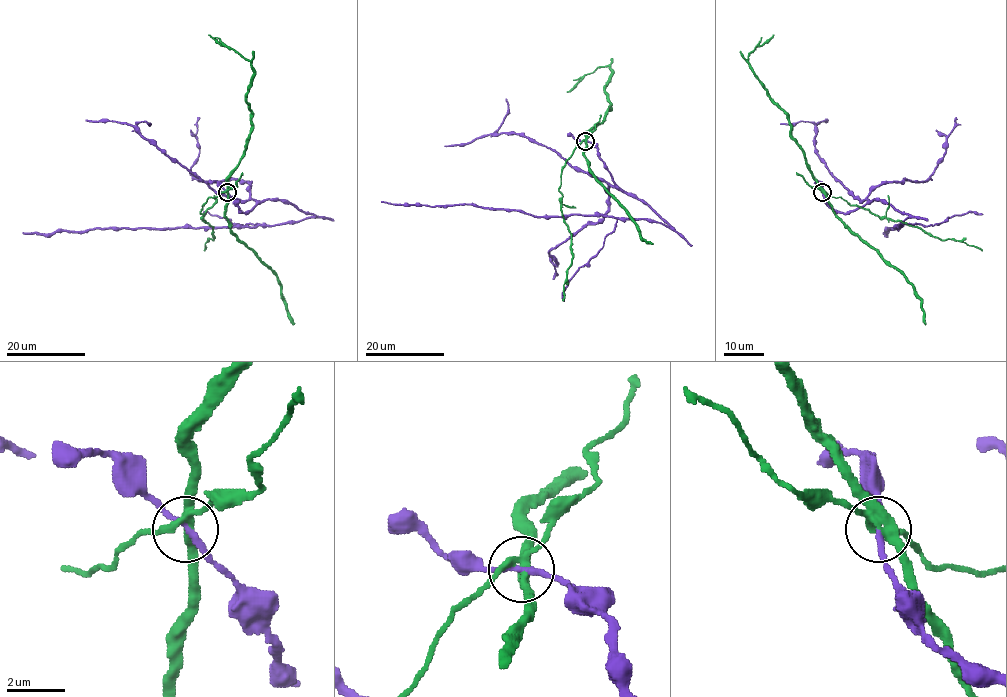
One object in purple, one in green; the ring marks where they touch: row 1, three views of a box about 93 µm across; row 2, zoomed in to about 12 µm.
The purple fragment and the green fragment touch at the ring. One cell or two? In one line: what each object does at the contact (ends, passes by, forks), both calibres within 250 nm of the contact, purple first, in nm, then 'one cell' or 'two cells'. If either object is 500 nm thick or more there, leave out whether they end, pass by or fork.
purple passes by; green forks; calibres 190 and 320 nm; two cells

